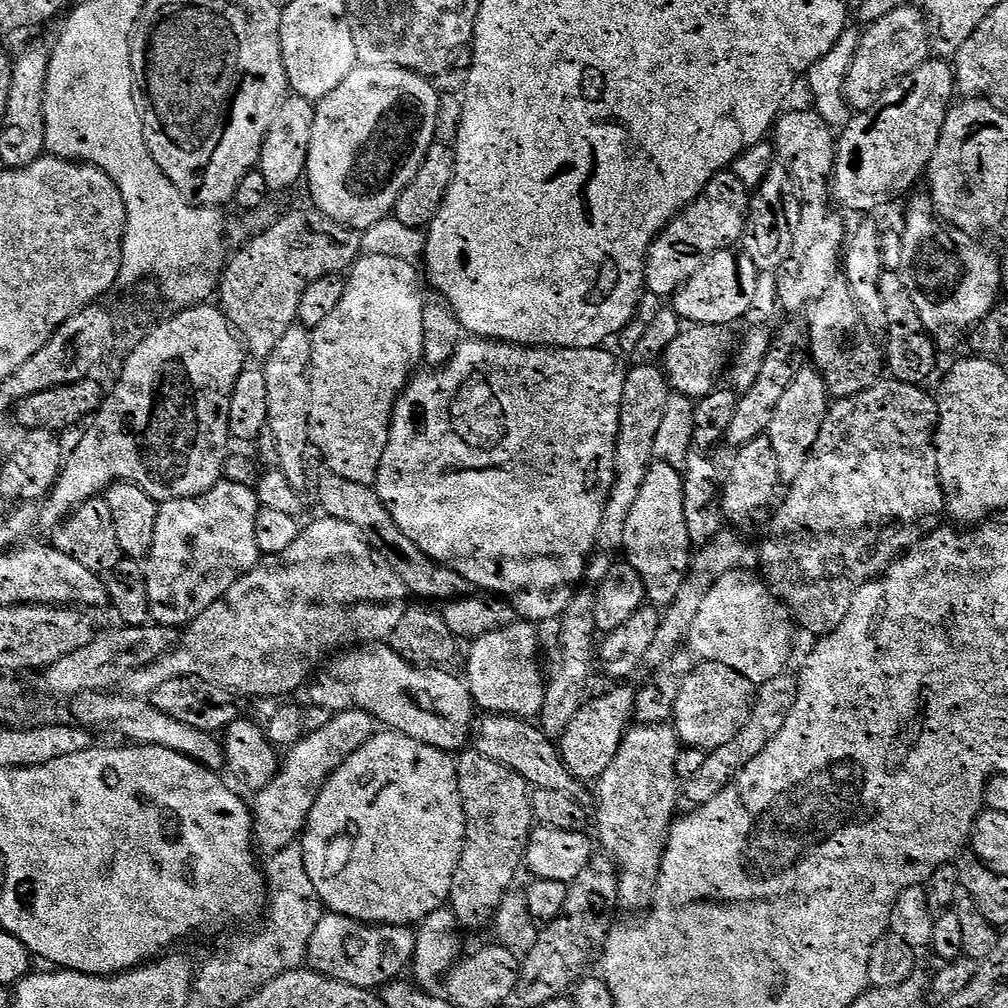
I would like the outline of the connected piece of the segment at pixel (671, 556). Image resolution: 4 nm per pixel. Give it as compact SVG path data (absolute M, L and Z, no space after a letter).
M657 459L649 464L637 497L630 506L624 531L623 555L644 583L647 599L653 605L668 606L675 601L690 568L694 543L687 534L683 514L683 478L681 471Z

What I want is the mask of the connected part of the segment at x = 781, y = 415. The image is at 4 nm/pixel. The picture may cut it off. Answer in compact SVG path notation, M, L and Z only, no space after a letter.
M804 366L797 369L796 376L791 380L790 386L784 390L782 398L776 404L776 409L772 411L771 420L766 425L768 441L772 443L776 462L781 469L796 470L803 464L808 450L814 446L818 438L829 407L828 387L824 385L824 379L815 367Z

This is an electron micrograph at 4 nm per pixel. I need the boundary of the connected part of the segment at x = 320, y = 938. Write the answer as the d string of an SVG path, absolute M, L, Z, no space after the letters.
M328 912L313 923L308 964L313 972L320 972L338 982L380 990L389 981L397 980L409 971L415 954L415 938L415 931L402 924L360 924L337 912Z

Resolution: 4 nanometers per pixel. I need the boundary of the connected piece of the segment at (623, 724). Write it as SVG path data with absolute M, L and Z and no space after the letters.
M620 684L600 696L587 699L572 720L563 725L563 734L559 740L558 747L560 757L565 766L572 772L576 779L582 782L594 782L605 772L606 767L613 761L618 746L623 740L629 719L633 717L633 708L637 687L630 684Z

